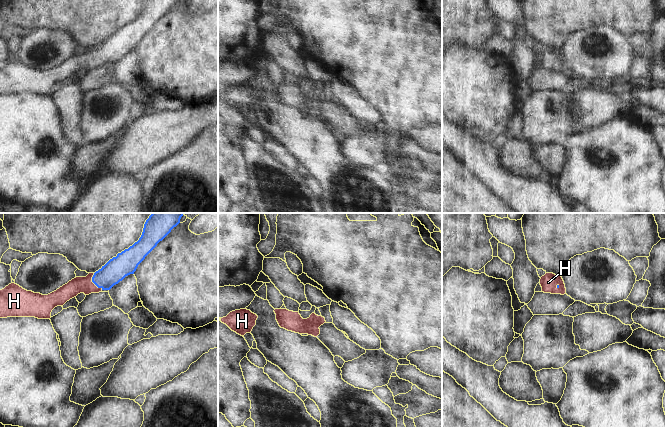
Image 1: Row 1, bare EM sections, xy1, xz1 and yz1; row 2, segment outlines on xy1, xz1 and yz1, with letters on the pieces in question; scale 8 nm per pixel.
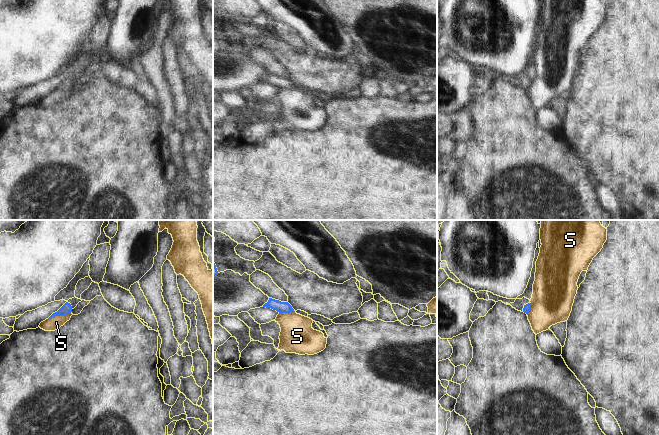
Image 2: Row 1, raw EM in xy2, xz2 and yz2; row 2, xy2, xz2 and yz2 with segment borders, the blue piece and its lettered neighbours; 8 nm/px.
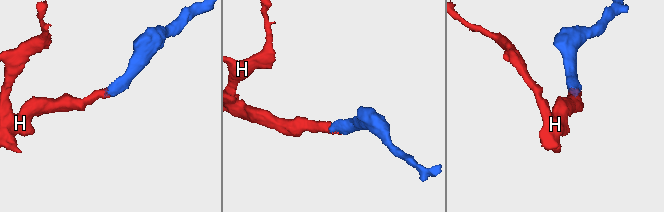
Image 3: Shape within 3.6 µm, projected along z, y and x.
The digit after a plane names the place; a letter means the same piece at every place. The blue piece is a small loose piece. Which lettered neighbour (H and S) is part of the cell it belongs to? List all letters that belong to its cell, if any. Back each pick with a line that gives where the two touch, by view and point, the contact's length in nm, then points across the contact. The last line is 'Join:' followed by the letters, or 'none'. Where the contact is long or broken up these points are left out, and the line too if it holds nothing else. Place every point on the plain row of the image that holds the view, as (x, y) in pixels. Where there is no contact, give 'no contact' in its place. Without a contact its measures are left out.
H: meets blue in xy1 at (93, 58); contact 150 nm long; runs through xy1 (116, 45), (104, 55), (93, 58), (87, 61), (78, 61)
Join: H

